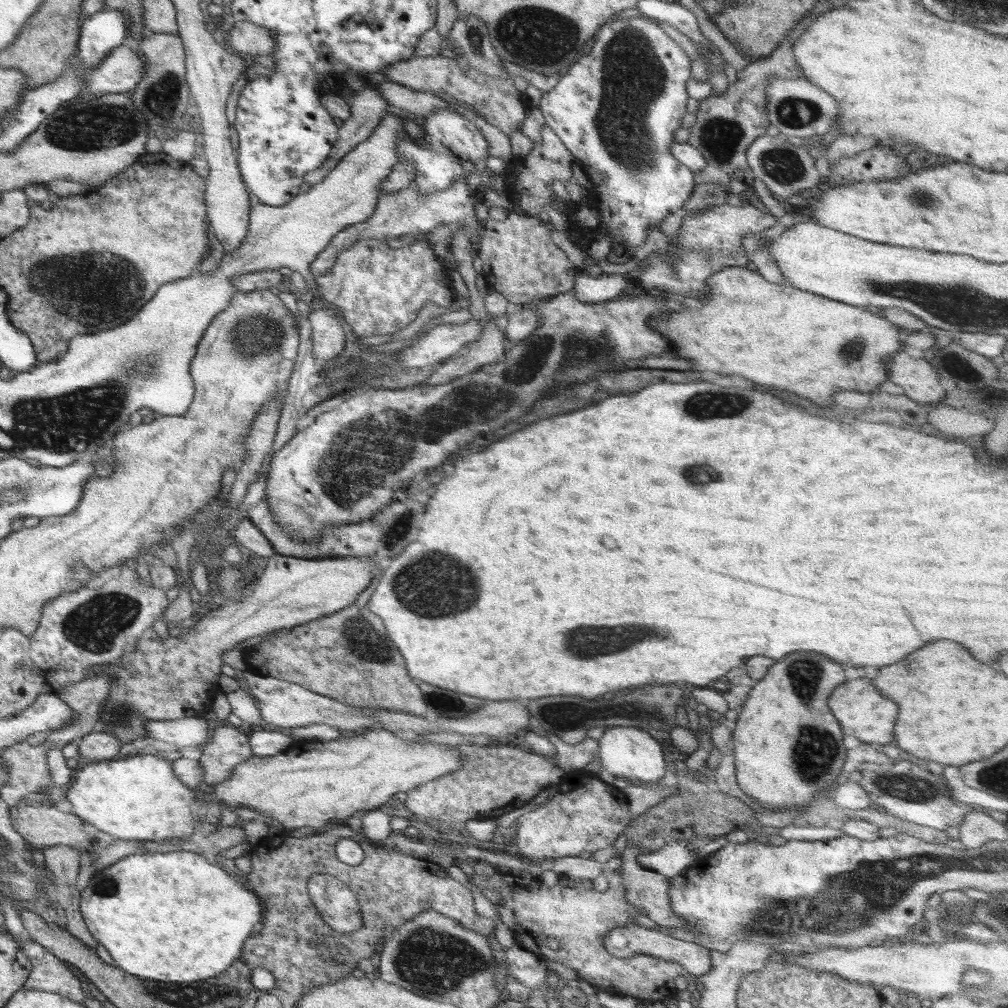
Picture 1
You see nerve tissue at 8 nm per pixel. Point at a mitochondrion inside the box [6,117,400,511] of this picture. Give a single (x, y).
(108, 296)

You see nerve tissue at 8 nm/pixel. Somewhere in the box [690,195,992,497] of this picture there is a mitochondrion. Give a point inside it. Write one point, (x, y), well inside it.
(952, 362)

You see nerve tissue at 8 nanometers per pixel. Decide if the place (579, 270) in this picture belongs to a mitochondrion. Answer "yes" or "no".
no

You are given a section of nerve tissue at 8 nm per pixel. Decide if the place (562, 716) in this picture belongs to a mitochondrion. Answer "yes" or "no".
yes

